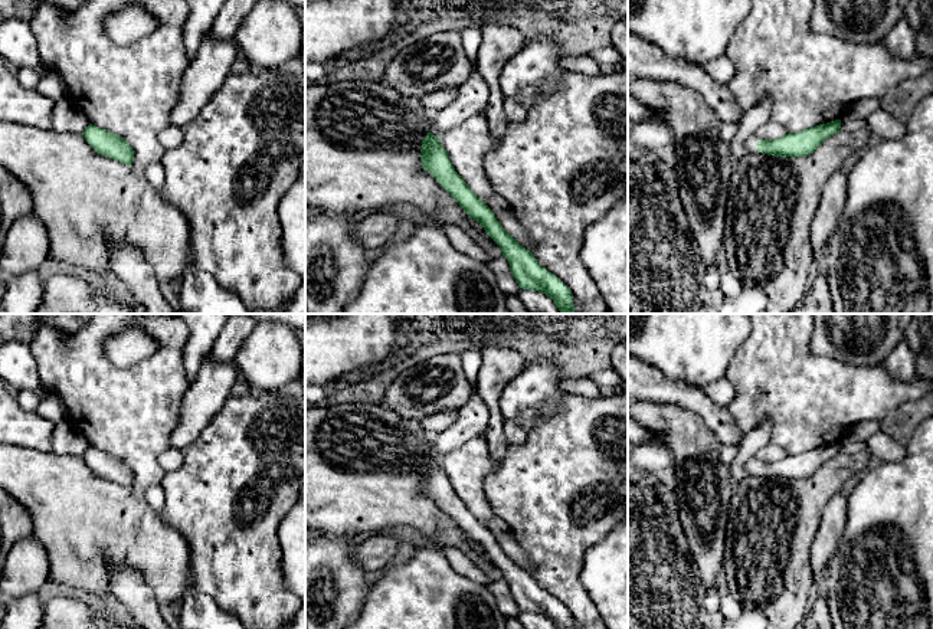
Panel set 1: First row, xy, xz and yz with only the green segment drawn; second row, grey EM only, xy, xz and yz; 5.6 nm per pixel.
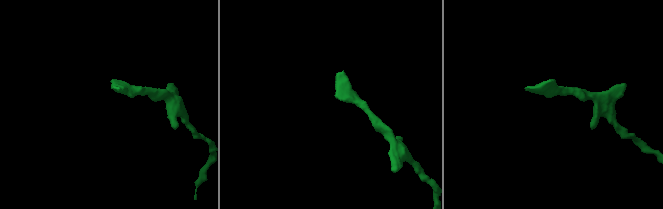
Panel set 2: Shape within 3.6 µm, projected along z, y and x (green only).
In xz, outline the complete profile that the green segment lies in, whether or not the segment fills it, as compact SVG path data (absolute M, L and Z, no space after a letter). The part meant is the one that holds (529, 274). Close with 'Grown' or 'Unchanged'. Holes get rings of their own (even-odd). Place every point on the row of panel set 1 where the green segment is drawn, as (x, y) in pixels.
M431 131L422 141L420 160L423 170L431 173L464 212L477 220L500 246L518 286L546 294L553 299L560 314L574 314L572 291L556 275L543 268L533 253L500 225L492 210L455 171L441 138L436 138Z. Unchanged

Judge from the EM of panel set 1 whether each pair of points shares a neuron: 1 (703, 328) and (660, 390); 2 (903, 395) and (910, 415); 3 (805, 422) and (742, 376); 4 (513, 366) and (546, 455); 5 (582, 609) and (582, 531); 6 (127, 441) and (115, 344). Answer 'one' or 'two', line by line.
1: two
2: two
3: one
4: two
5: one
6: two

